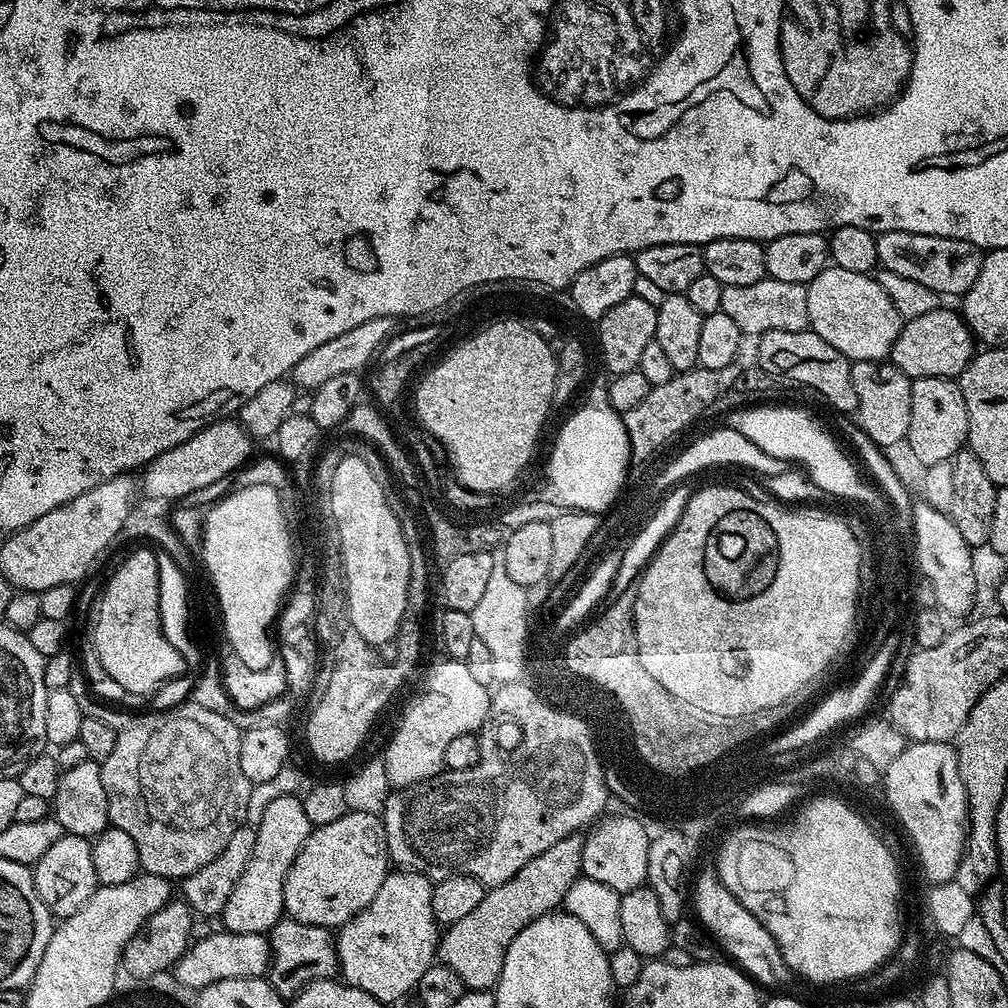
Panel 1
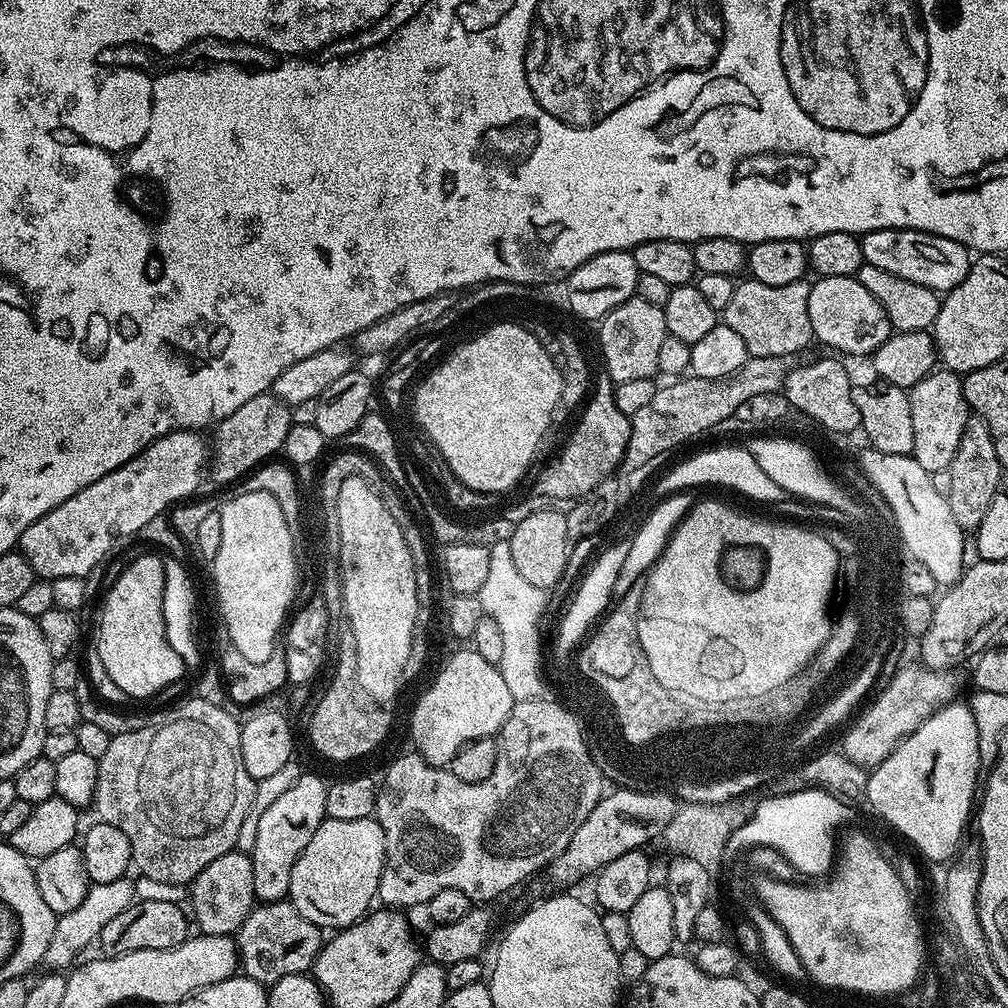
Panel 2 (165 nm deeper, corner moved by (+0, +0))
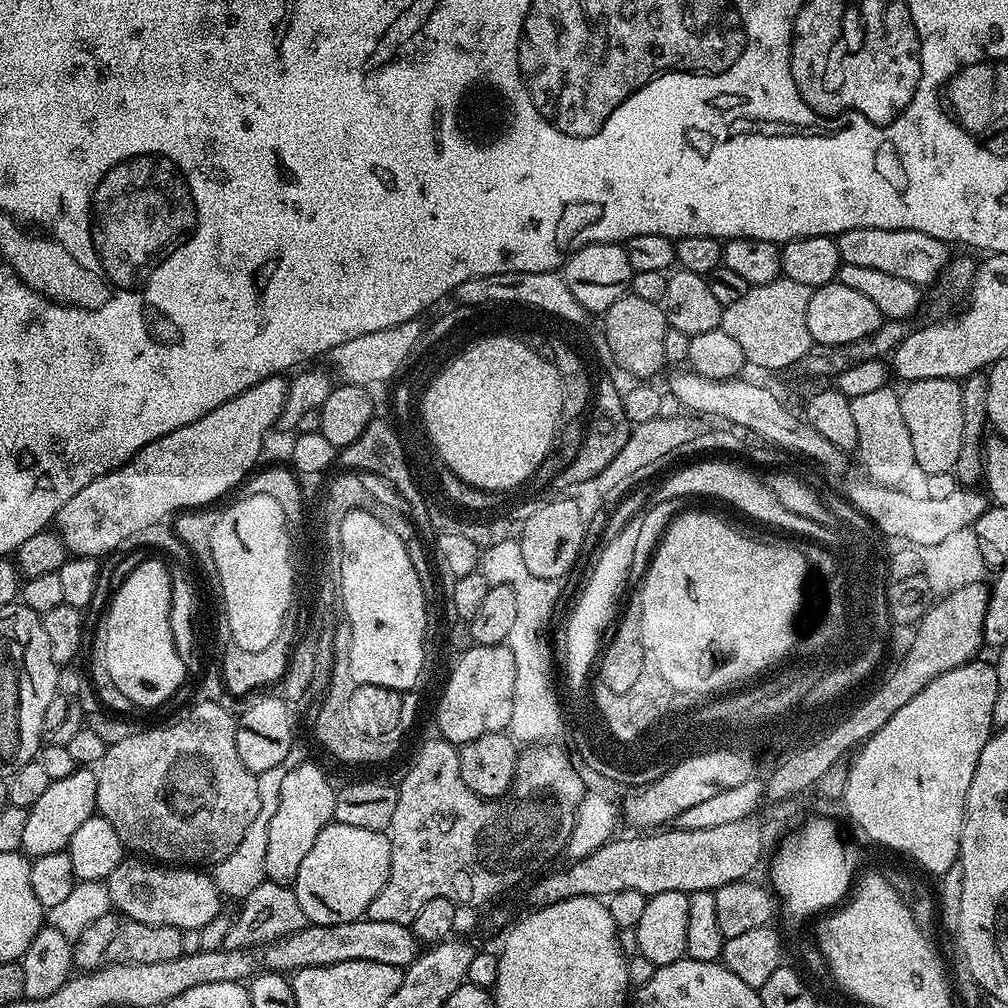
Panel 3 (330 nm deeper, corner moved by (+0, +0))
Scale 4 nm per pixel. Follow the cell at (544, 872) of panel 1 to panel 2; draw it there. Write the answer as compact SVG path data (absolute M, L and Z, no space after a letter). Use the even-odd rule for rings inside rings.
M617 787L612 792L601 795L600 801L590 810L586 822L574 830L570 846L558 854L548 865L546 872L560 884L576 884L583 876L591 877L605 868L614 858L643 849L652 839L659 837L669 822L675 817L678 800L668 790L637 790Z

